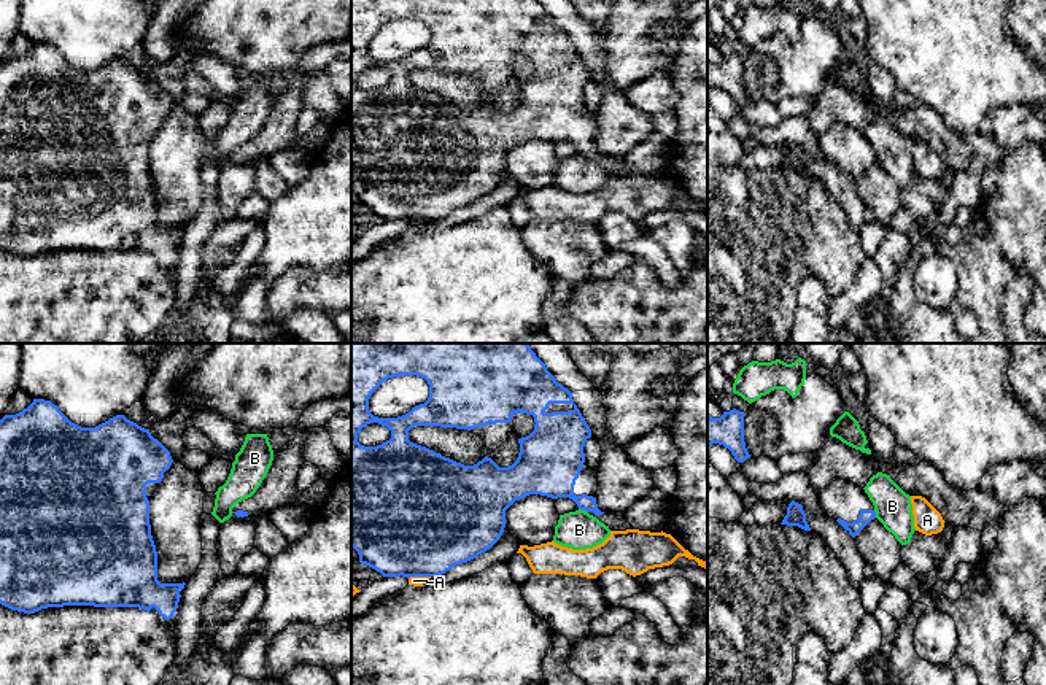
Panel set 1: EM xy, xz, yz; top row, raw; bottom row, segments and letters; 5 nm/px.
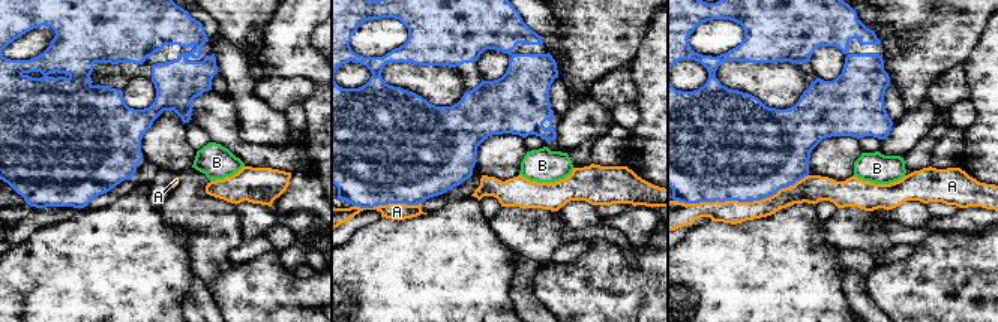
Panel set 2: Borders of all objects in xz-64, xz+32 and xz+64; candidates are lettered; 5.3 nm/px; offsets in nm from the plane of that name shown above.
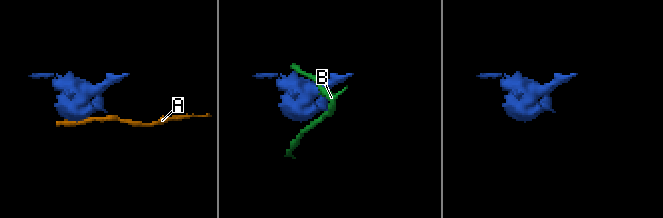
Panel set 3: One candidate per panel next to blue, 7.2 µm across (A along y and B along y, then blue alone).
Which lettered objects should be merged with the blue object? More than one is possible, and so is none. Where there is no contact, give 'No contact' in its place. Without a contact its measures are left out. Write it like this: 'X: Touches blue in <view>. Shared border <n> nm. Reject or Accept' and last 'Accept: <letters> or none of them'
A: Touches blue in xz. Shared border 110 nm. Reject
B: Touches blue in xz. Shared border 50 nm. Reject
Accept: none of them

